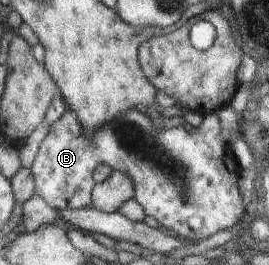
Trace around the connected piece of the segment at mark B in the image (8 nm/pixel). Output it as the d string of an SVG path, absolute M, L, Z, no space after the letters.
M129 109L117 120L103 124L101 128L86 131L78 115L72 110L54 124L40 144L31 167L35 181L35 193L50 207L57 210L66 208L92 208L92 190L96 184L94 173L102 163L119 170L131 178L135 199L145 207L146 215L152 215L160 227L174 231L178 238L190 244L198 244L200 239L212 237L222 229L231 229L244 215L244 201L238 191L238 163L234 153L228 149L227 141L222 138L222 126L218 116L208 114L197 128L186 124L155 126L155 119L142 109Z

